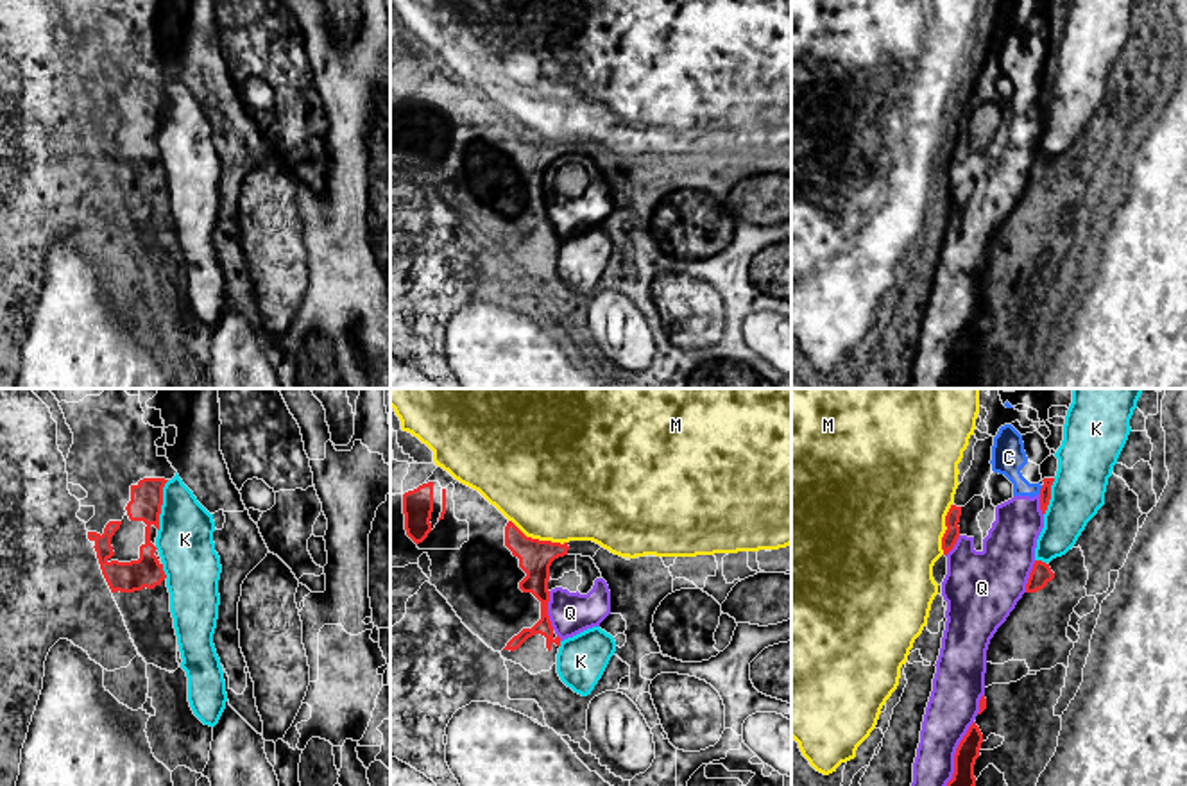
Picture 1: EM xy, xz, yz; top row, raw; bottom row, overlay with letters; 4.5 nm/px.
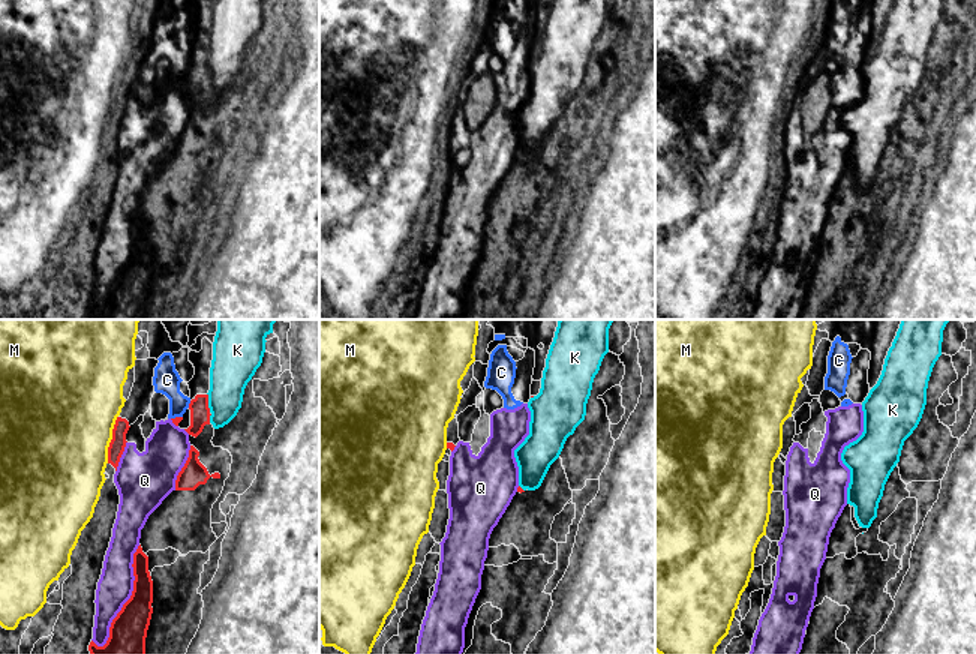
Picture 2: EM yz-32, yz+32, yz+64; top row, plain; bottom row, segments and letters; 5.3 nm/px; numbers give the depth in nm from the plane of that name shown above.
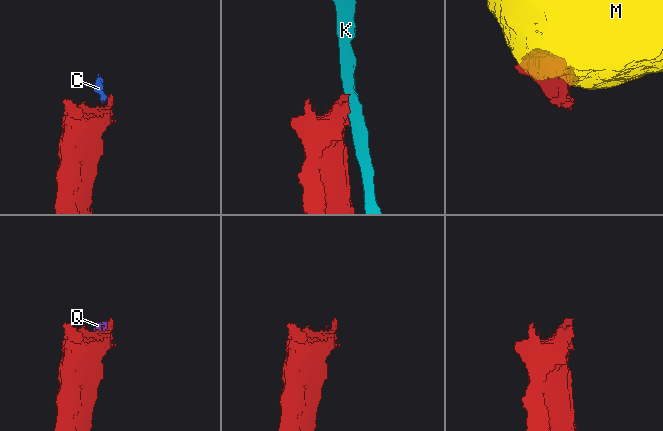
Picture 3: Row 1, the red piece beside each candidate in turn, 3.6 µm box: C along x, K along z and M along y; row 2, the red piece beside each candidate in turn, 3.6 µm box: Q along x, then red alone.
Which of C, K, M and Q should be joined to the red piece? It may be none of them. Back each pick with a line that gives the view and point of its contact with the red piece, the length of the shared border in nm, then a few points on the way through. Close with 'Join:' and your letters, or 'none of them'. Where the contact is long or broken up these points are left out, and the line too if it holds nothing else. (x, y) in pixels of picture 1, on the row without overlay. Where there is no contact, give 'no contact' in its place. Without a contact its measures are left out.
Join: none of them

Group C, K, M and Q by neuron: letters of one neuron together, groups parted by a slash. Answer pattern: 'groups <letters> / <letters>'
groups C Q / K / M

